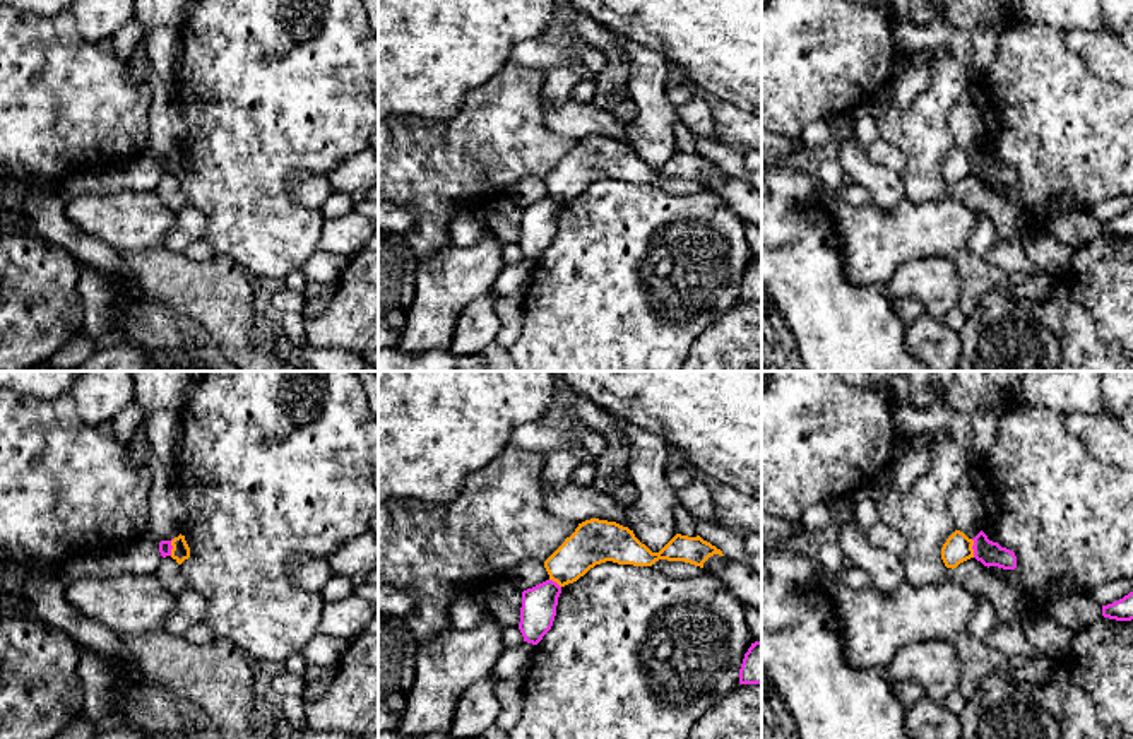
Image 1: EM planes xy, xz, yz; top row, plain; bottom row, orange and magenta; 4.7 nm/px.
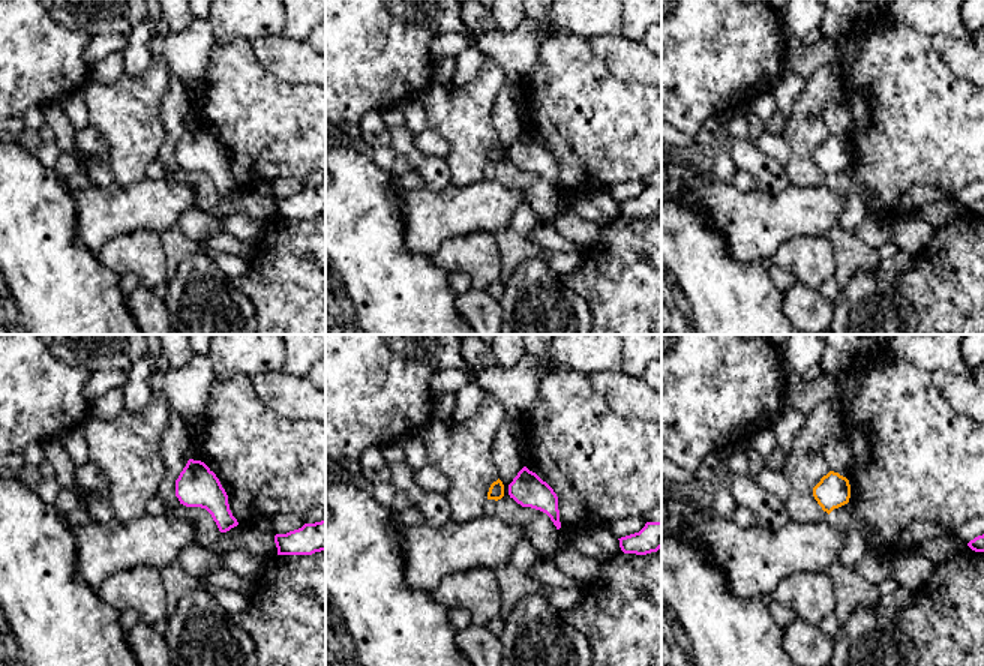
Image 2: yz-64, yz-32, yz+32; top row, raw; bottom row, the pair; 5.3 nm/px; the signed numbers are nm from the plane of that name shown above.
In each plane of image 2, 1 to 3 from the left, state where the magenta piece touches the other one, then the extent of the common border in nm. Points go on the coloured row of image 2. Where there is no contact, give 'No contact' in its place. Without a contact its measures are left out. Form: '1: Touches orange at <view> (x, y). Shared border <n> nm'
1: No contact
2: No contact
3: No contact

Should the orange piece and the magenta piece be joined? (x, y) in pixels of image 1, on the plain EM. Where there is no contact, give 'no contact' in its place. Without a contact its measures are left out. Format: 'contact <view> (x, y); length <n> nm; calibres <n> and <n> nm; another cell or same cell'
contact yz (971, 165); length 90 nm; calibres 130 and 120 nm; another cell

